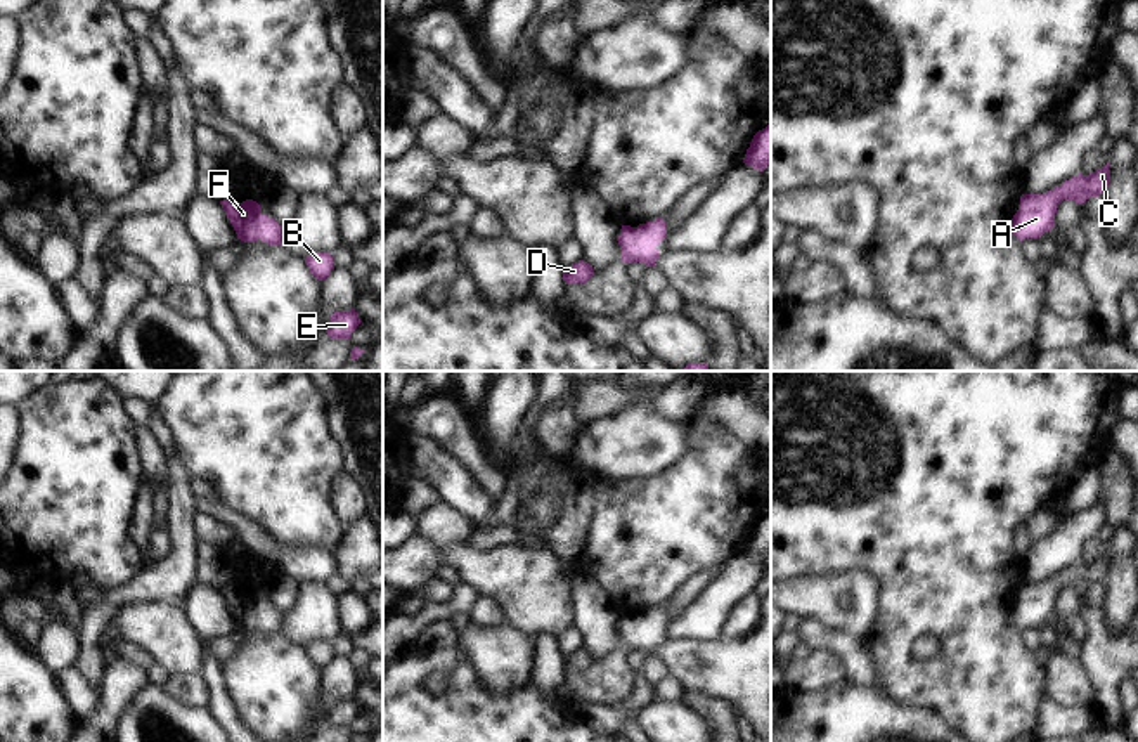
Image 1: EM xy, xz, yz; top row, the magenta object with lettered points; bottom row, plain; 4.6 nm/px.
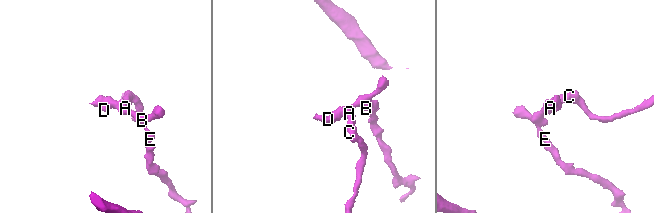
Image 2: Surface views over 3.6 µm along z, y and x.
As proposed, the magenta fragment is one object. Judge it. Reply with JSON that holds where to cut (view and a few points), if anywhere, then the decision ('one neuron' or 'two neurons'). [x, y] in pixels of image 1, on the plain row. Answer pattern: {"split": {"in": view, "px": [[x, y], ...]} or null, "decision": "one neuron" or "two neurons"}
{"split": null, "decision": "one neuron"}

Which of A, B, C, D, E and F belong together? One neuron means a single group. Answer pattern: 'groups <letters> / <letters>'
groups A B C D E F

